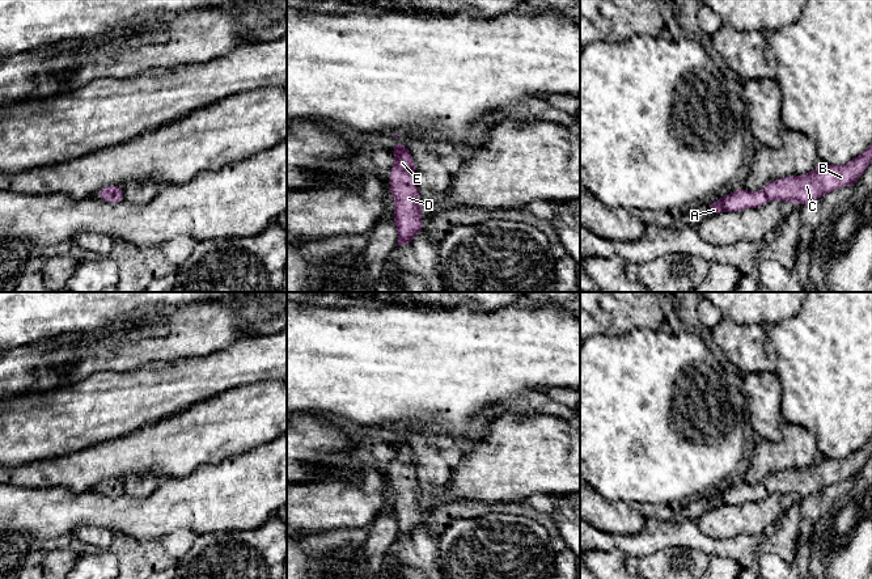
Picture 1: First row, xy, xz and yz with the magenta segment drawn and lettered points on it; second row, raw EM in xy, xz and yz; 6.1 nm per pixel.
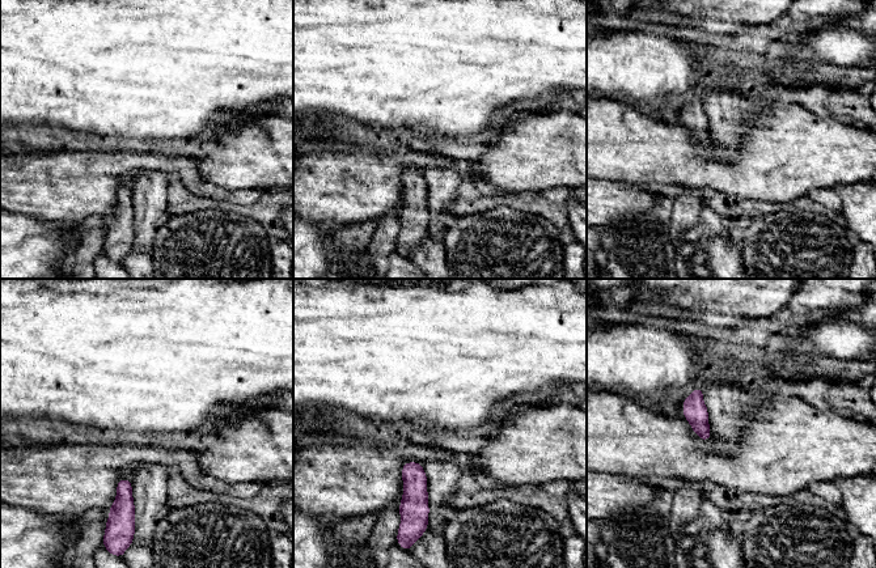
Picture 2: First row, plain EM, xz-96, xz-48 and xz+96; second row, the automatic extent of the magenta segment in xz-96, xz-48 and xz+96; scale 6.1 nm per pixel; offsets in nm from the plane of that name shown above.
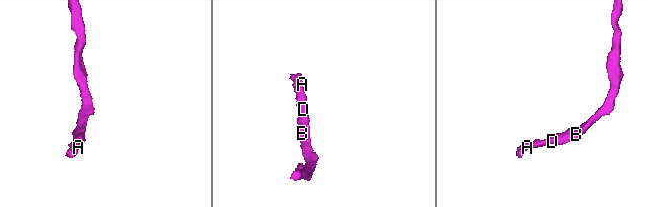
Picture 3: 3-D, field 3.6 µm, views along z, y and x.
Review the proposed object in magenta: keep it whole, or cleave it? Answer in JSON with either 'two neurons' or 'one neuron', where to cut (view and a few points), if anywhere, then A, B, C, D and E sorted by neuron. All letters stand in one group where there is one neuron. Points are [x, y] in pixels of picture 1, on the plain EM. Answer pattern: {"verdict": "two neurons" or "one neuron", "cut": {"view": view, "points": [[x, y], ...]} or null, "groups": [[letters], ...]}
{"verdict": "one neuron", "cut": null, "groups": [["A", "B", "C", "D", "E"]]}

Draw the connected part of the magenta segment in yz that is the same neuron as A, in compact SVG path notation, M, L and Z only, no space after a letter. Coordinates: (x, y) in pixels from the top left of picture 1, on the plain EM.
M872 436L858 451L845 458L820 457L813 465L803 469L790 469L782 473L769 476L758 486L750 486L745 482L736 485L711 495L708 510L720 506L738 506L745 502L757 502L776 493L805 499L810 494L818 493L837 482L854 478L872 456Z

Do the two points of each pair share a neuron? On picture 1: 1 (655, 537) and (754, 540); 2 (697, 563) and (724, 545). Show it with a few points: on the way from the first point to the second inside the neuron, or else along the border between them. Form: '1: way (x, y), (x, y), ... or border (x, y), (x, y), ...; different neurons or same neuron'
1: way (680, 537), (693, 537), (708, 546), (729, 546); same neuron
2: border (680, 546), (702, 550), (708, 557); different neurons

